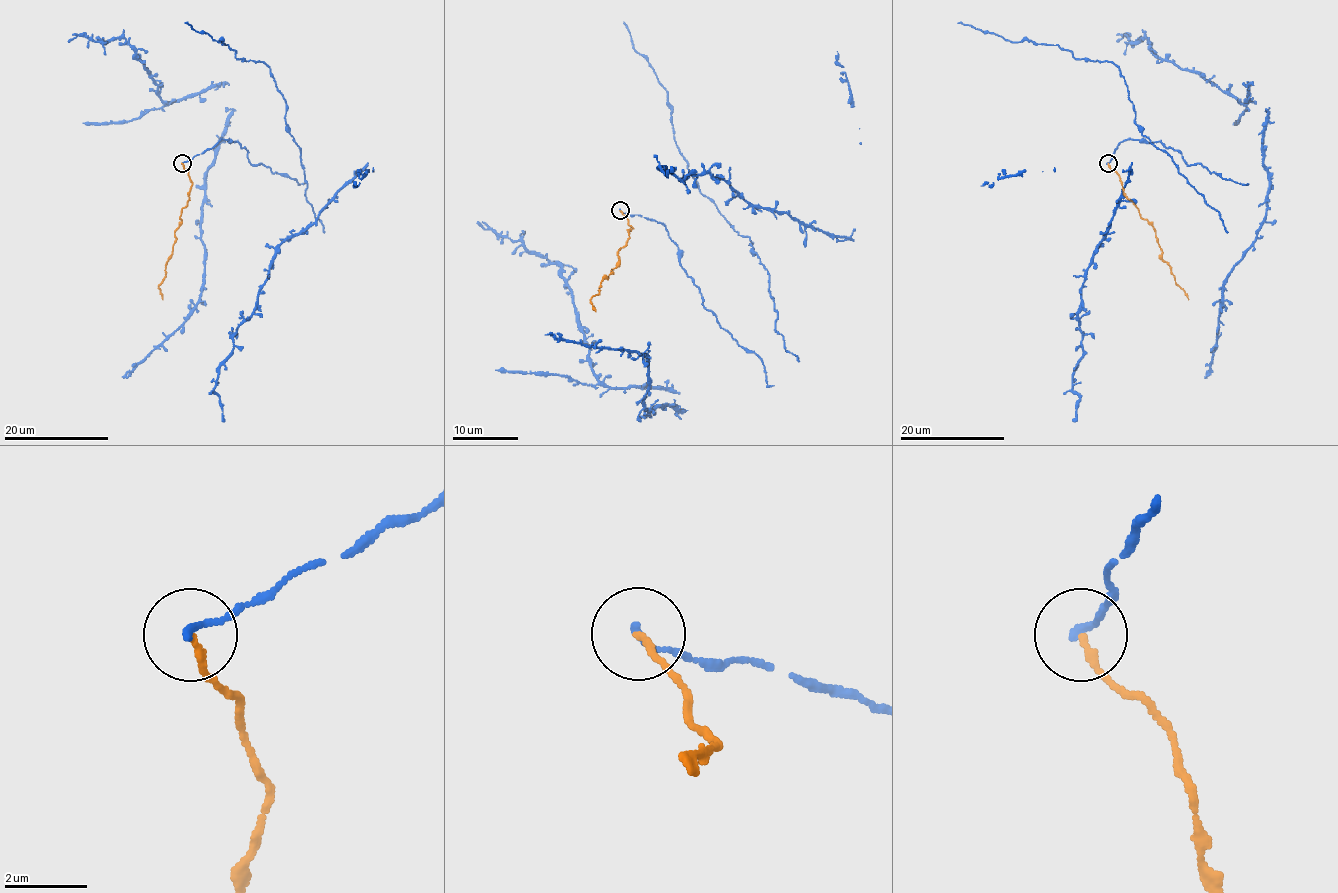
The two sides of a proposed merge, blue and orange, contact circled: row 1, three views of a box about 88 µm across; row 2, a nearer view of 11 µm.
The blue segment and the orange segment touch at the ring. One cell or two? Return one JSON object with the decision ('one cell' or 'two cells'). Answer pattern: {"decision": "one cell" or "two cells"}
{"decision": "two cells"}

